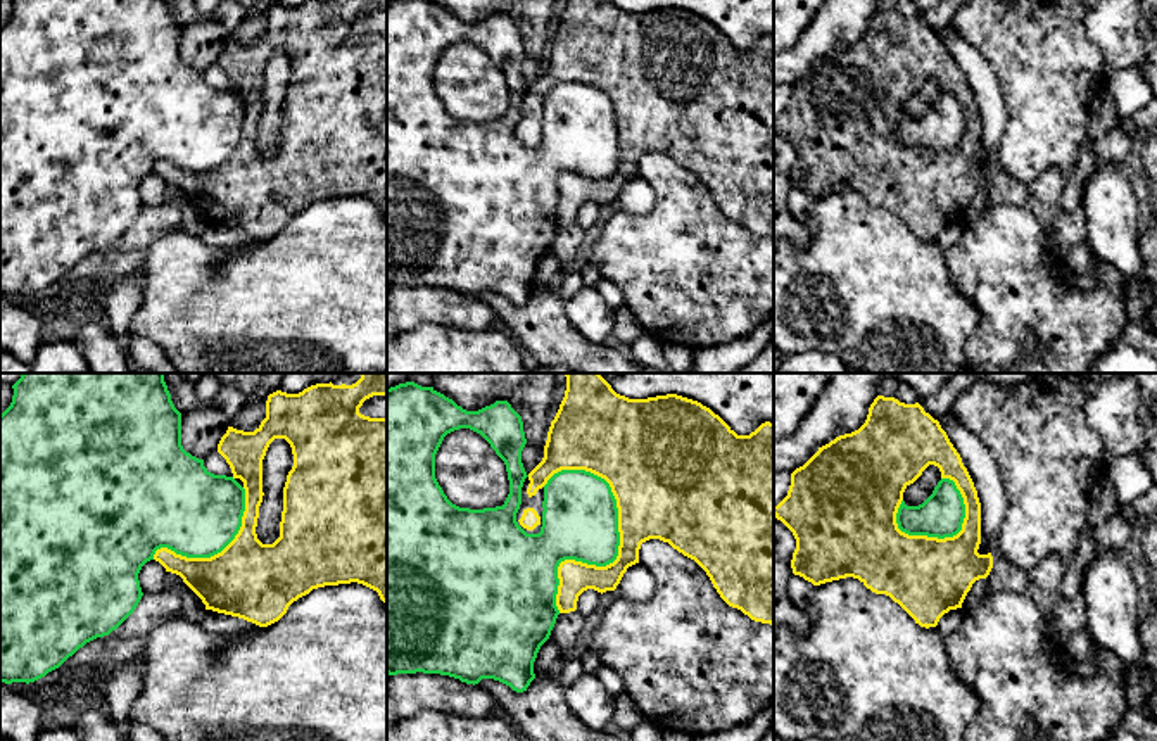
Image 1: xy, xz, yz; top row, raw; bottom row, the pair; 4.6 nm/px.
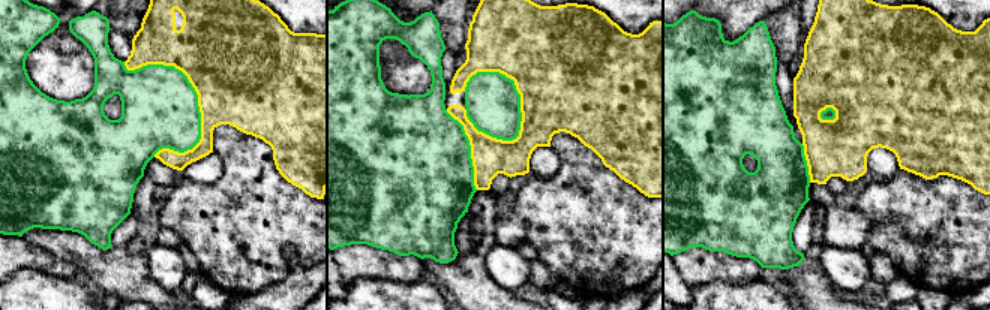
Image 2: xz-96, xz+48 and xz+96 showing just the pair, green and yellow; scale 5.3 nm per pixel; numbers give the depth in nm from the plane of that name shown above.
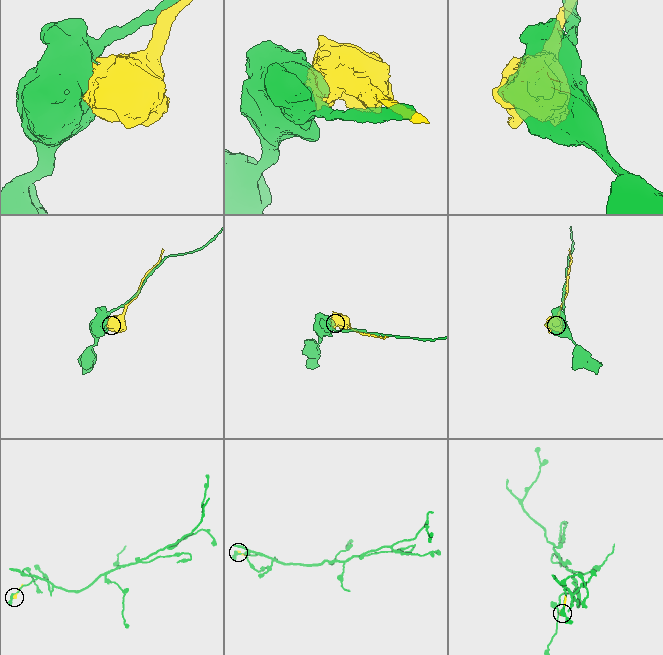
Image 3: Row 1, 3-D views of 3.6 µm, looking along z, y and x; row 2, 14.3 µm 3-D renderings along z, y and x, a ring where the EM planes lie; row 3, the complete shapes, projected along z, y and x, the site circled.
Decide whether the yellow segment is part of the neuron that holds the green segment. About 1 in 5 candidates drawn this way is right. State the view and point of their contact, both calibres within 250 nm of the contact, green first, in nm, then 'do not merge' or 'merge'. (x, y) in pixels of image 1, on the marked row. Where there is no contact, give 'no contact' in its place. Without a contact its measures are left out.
xz (612, 562) | 360/220 nm | do not merge

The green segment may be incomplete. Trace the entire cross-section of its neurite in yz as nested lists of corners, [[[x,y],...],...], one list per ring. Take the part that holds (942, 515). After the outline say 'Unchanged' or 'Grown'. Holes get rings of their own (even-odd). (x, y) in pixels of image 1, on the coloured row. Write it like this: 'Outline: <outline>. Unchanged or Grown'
Outline: [[[941,478],[933,494],[919,506],[901,501],[896,523],[908,535],[953,537],[962,530],[965,504],[955,482]]]. Unchanged

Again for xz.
Outline: [[[414,382],[387,389],[387,674],[440,674],[466,684],[494,679],[516,693],[535,679],[534,662],[549,639],[560,610],[558,567],[565,560],[606,567],[618,556],[618,508],[610,484],[585,470],[561,470],[544,485],[542,527],[527,534],[516,522],[522,487],[528,477],[522,451],[527,444],[522,416],[508,401],[466,411],[433,387]],[[470,428],[504,461],[509,494],[503,506],[470,510],[452,504],[435,478],[435,454],[444,437]]]. Unchanged

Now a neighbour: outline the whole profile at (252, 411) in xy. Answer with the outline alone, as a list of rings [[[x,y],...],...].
[[[266,373],[259,387],[245,397],[240,411],[230,420],[230,427],[243,432],[254,432],[266,418],[268,396],[280,390],[287,373]]]

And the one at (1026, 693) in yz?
[[[1002,591],[964,611],[962,627],[945,637],[955,675],[979,698],[965,741],[1098,741],[1119,727],[1129,710],[1121,682],[1105,674],[1076,677],[1045,625],[1029,596]]]

